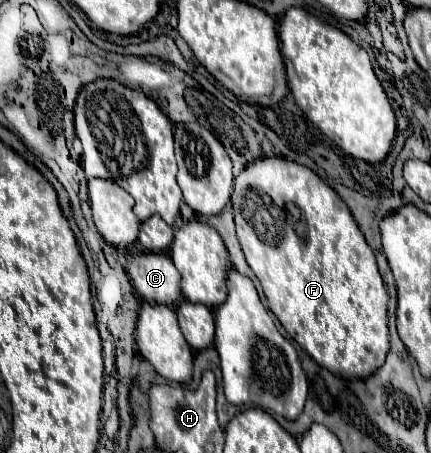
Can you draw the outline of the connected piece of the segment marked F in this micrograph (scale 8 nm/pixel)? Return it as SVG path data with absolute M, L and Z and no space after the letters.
M266 157L256 159L252 165L248 165L236 179L234 179L234 193L232 193L232 205L234 205L234 221L236 221L236 235L240 241L240 247L244 251L246 263L258 277L264 295L268 299L270 311L276 315L276 319L282 323L282 327L290 333L290 337L324 369L330 373L336 373L338 377L370 377L384 365L386 353L388 353L388 325L386 325L386 305L388 305L388 291L382 281L382 275L376 265L374 251L368 247L362 231L358 229L350 209L342 201L342 197L328 187L314 171L310 171L304 165L298 165L294 161L286 161L280 157Z

